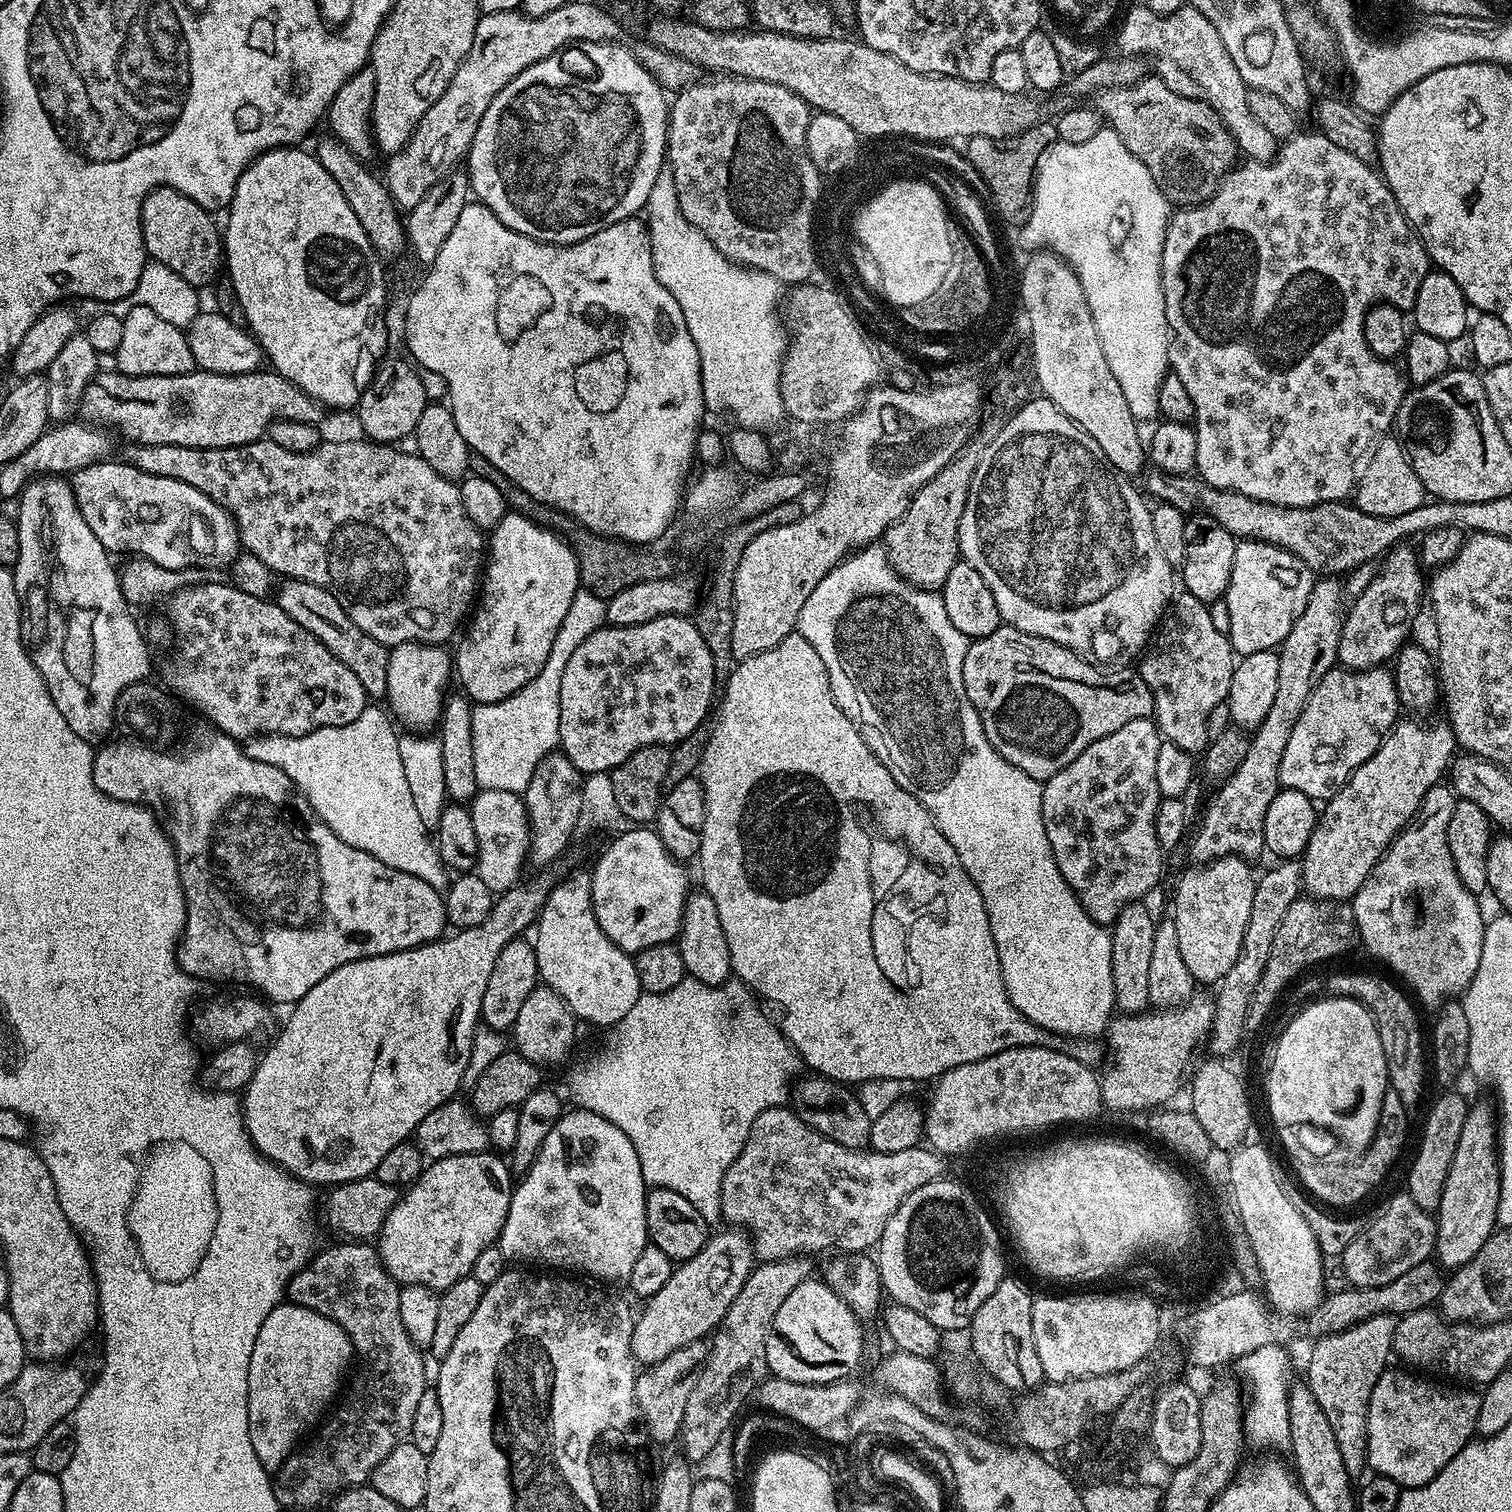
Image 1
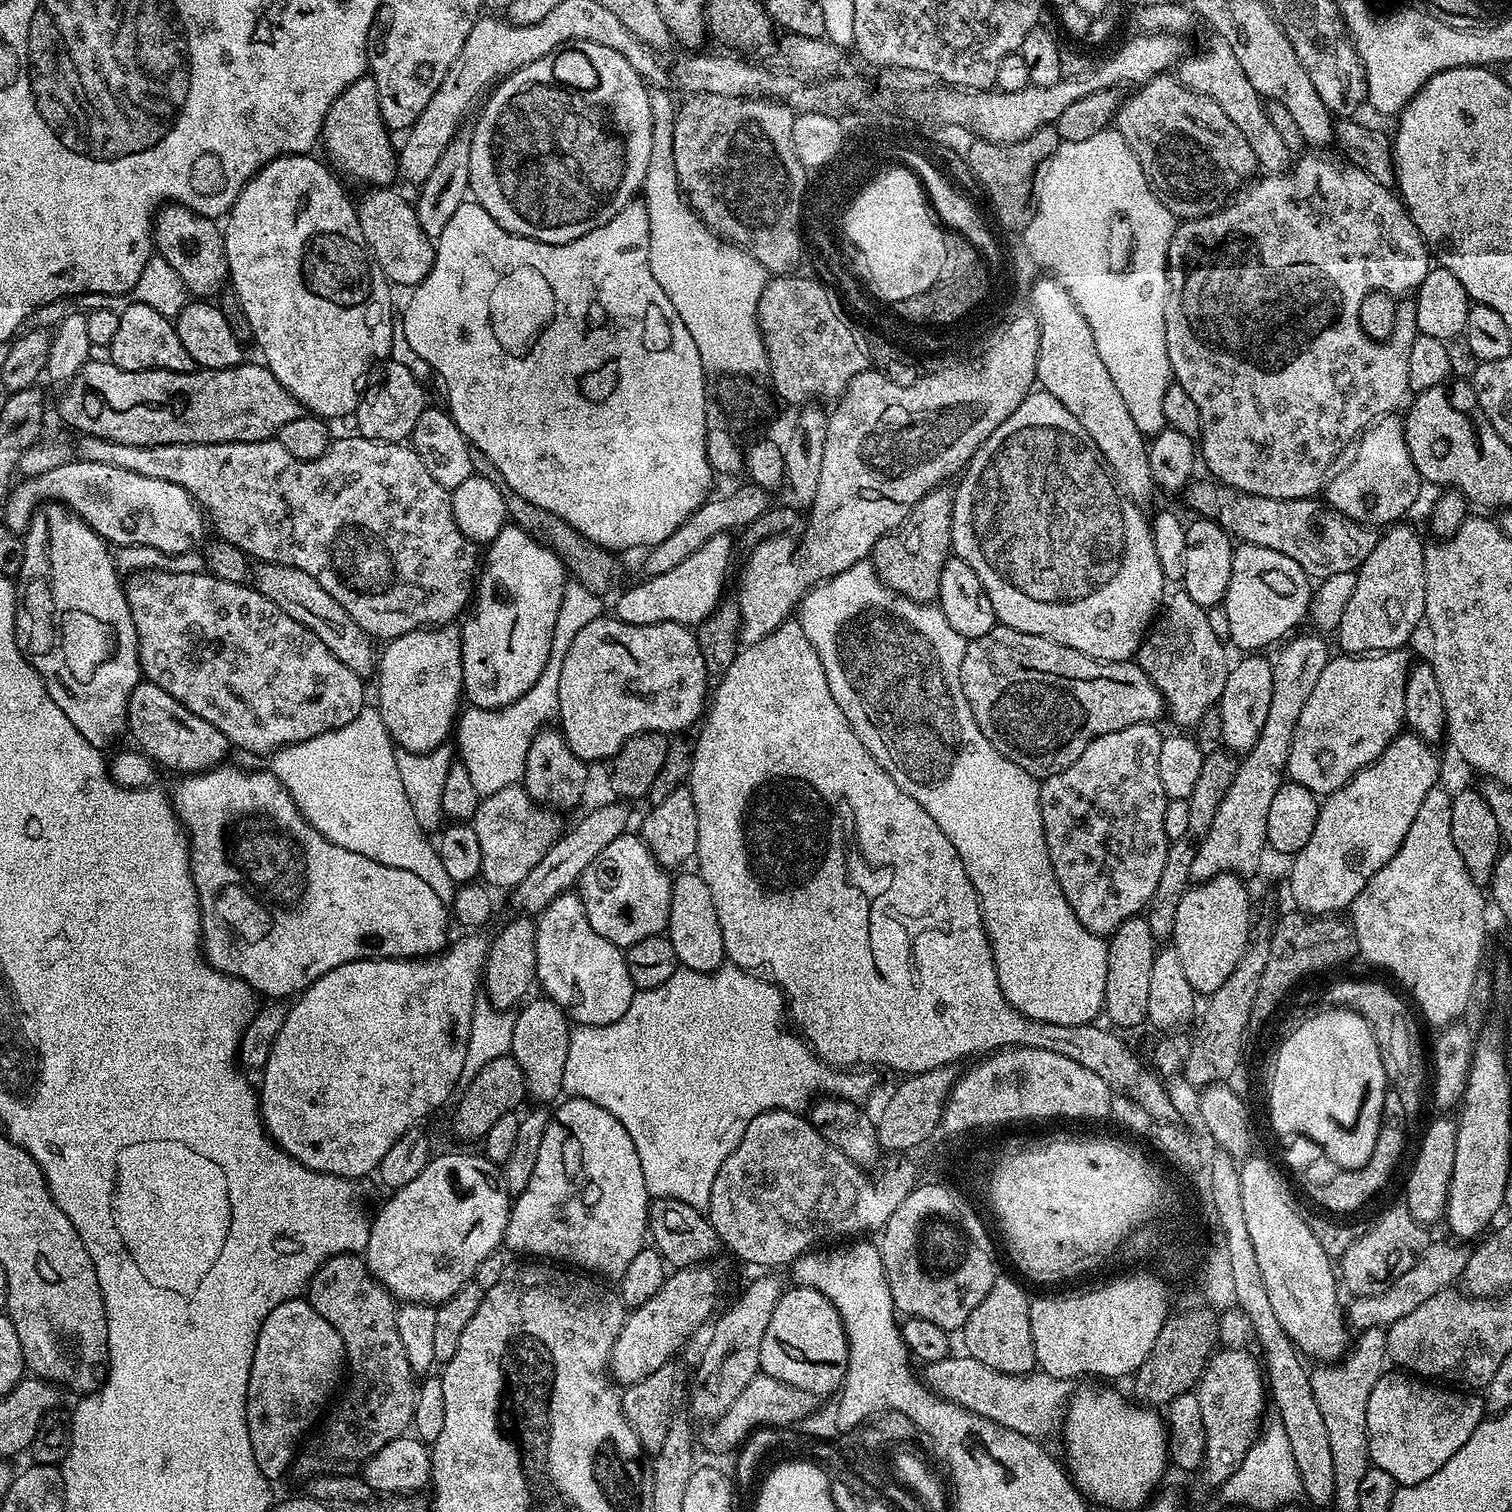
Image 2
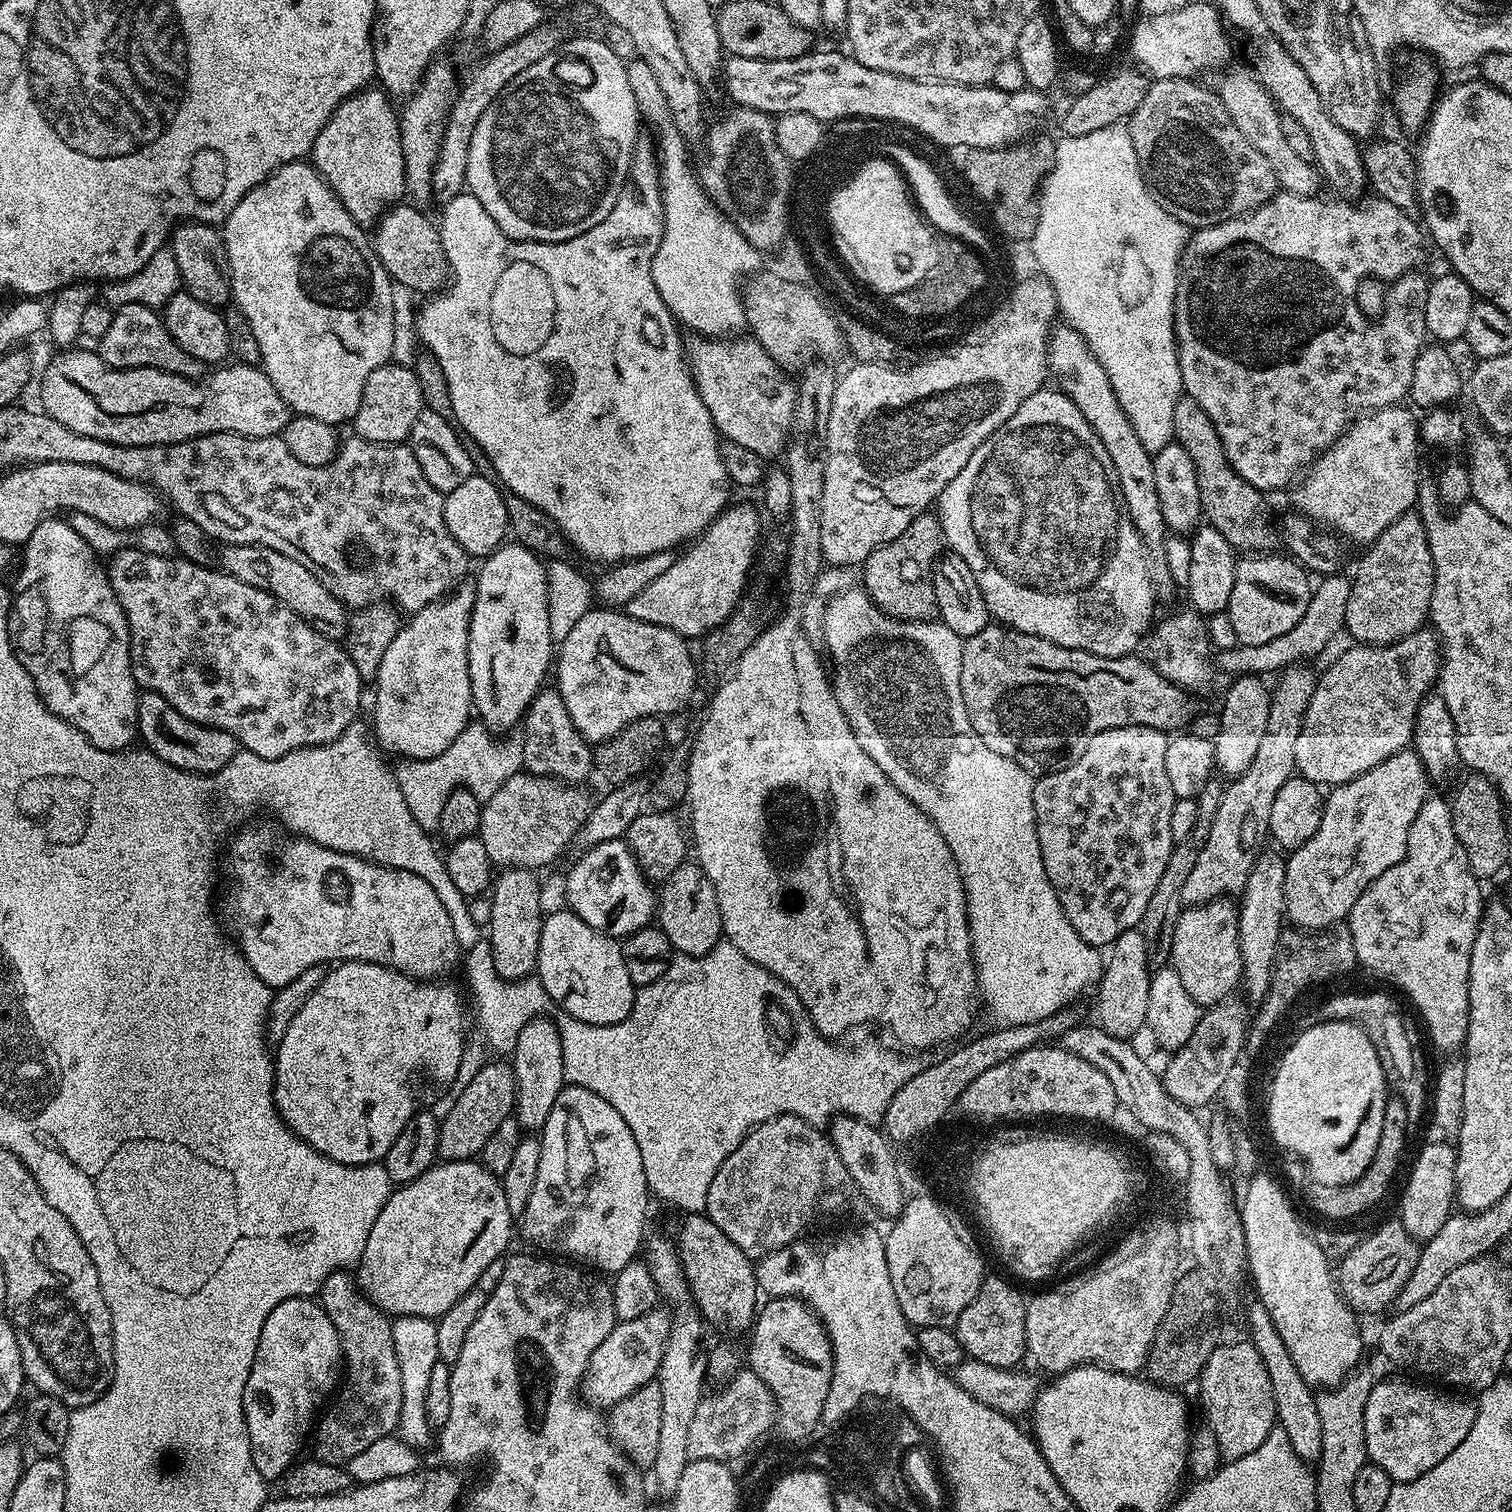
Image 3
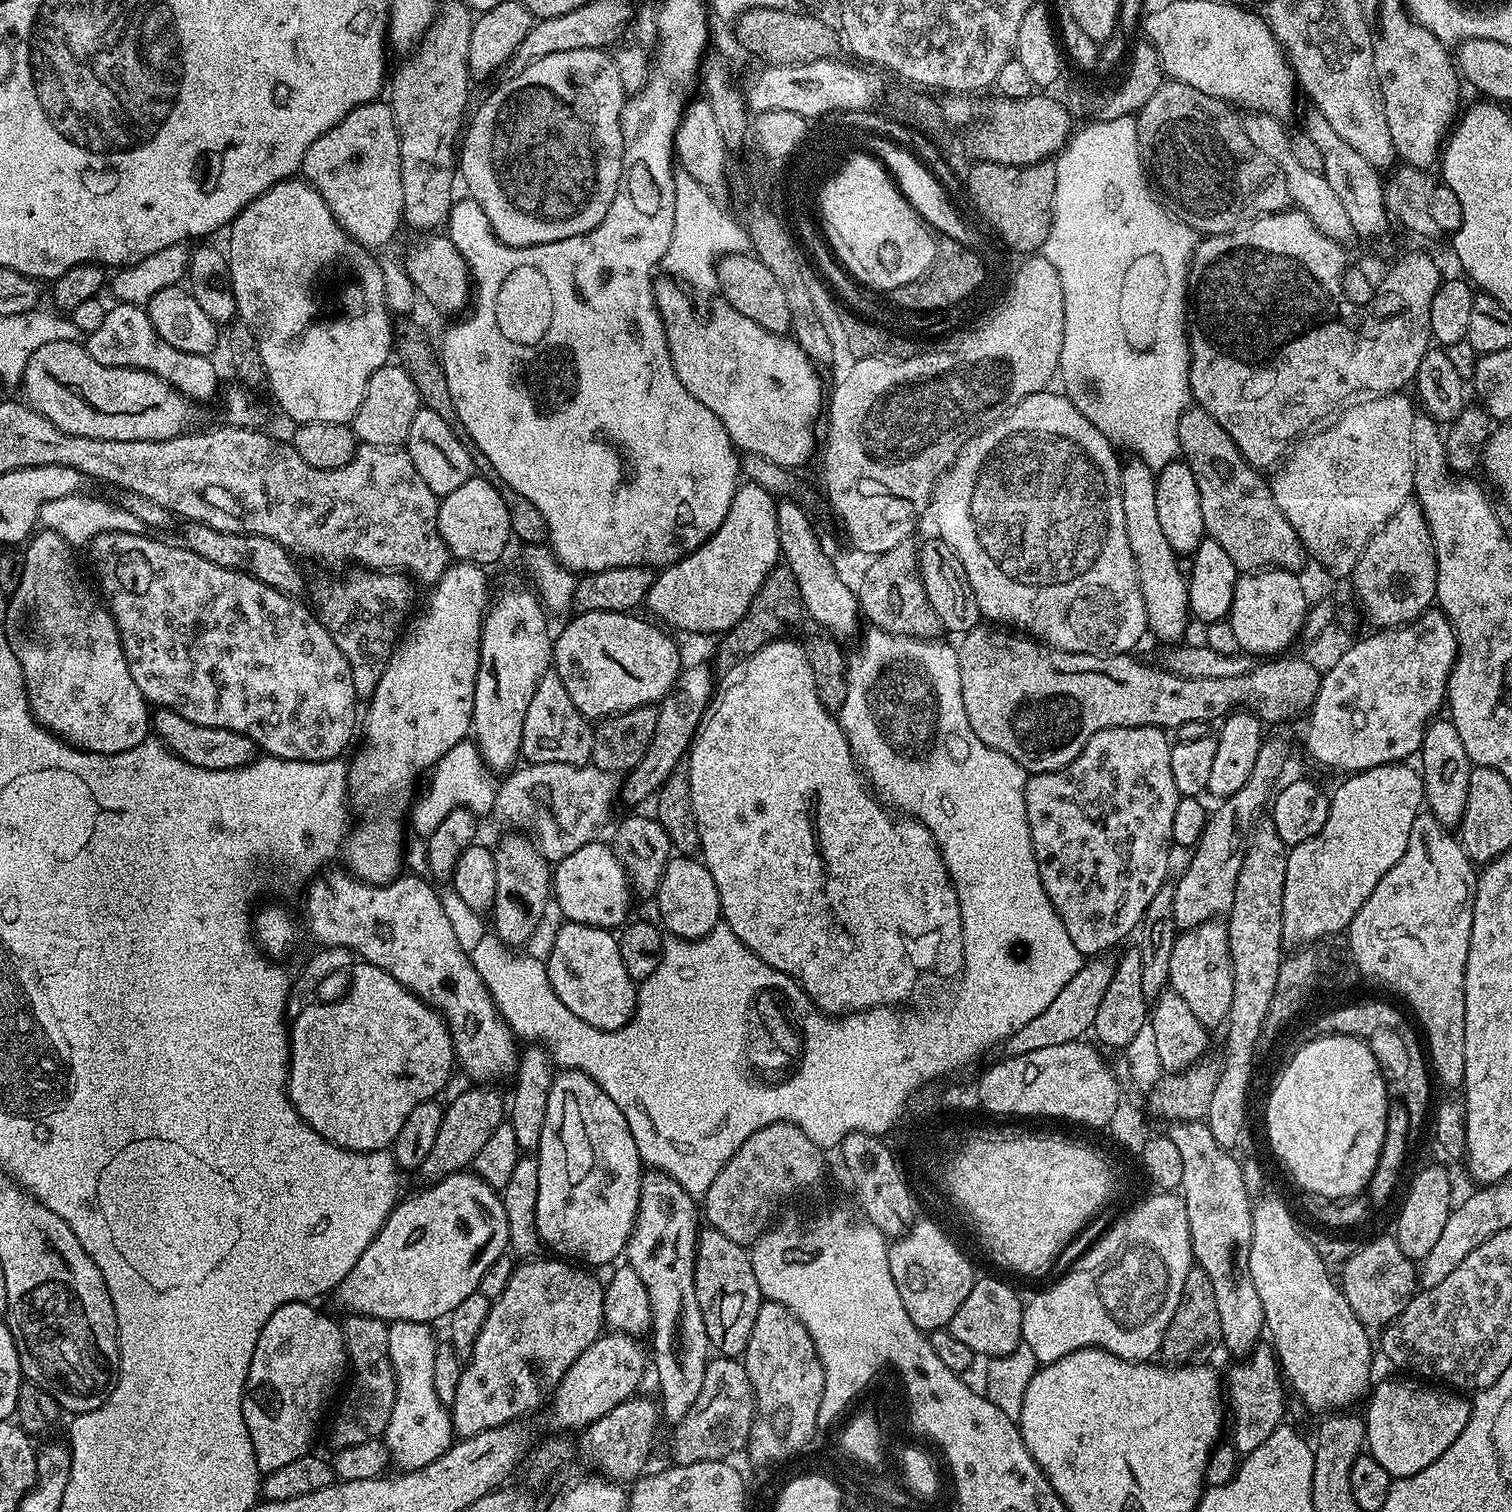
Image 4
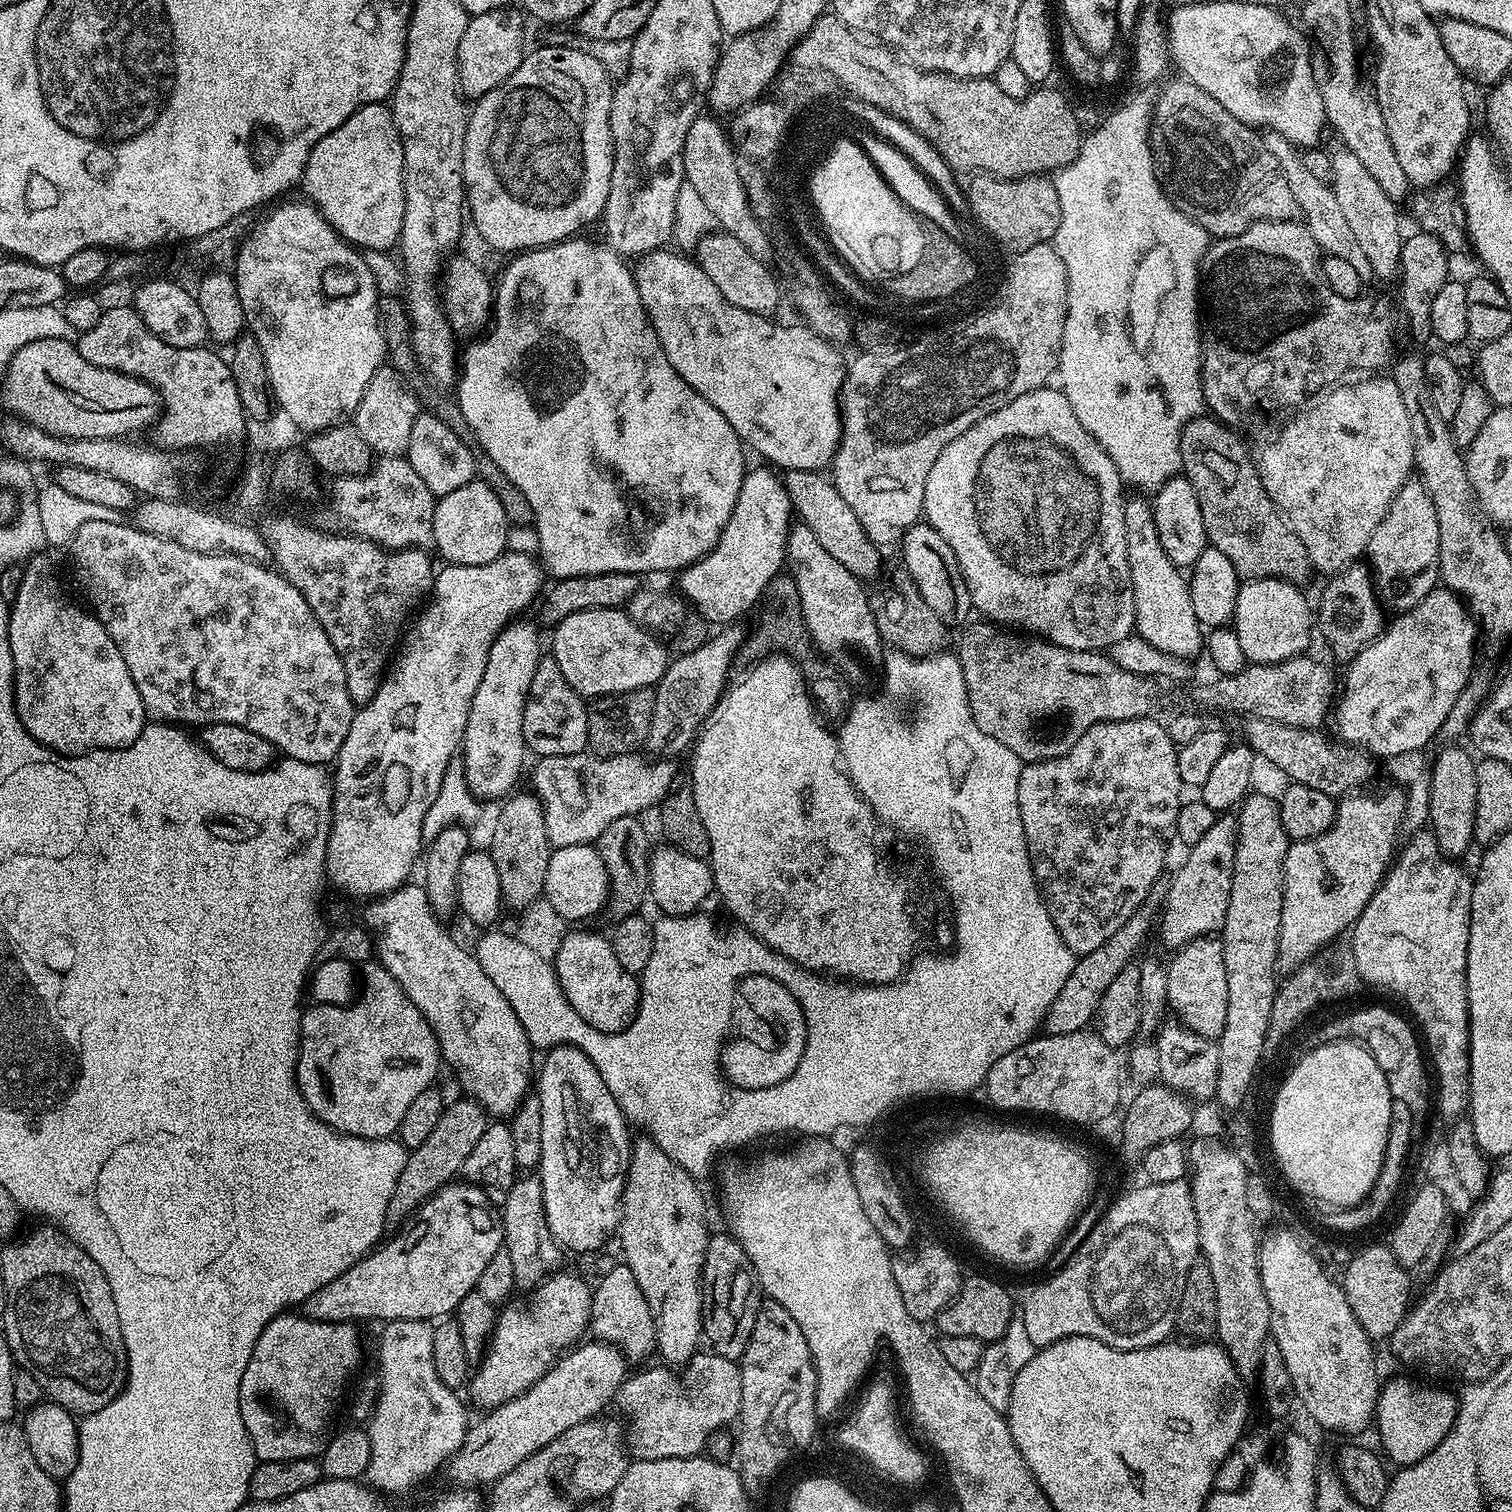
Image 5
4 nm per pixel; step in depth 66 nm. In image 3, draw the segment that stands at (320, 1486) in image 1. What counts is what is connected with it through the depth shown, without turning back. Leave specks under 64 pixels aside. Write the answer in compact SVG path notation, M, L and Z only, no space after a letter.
M347 1271L330 1274L330 1278L326 1278L320 1287L318 1303L326 1310L330 1322L334 1322L334 1330L338 1330L342 1360L346 1365L346 1380L348 1376L348 1396L337 1395L327 1405L328 1413L326 1408L319 1417L314 1428L314 1456L327 1464L346 1466L356 1454L399 1429L402 1370L398 1370L392 1320L388 1313L361 1292L355 1275Z

